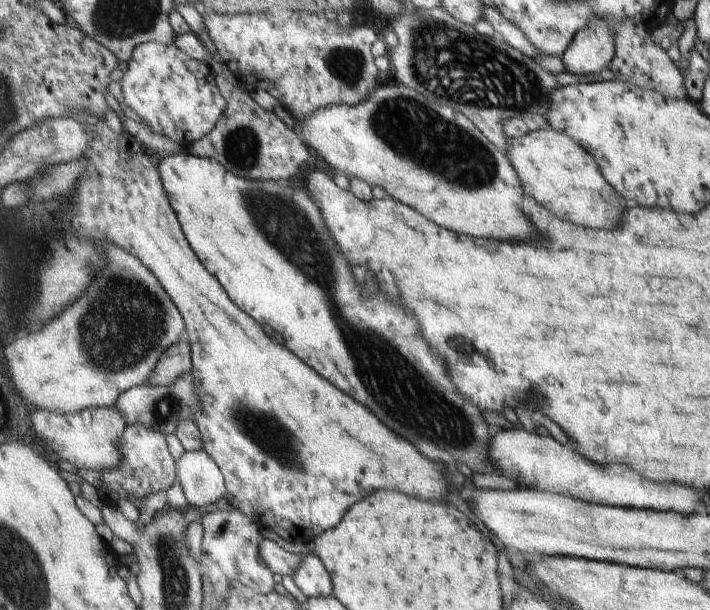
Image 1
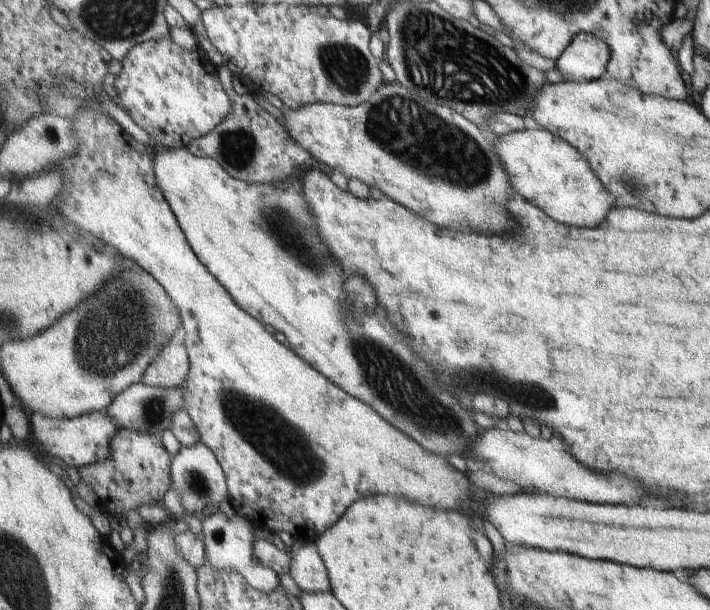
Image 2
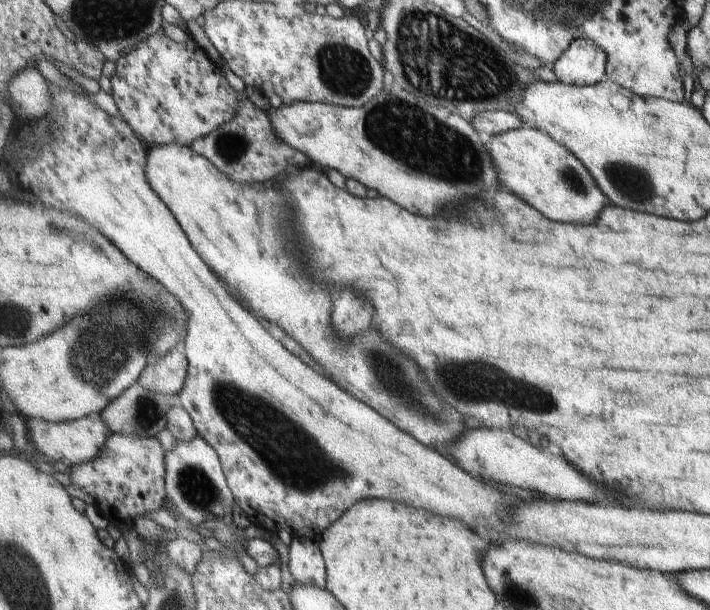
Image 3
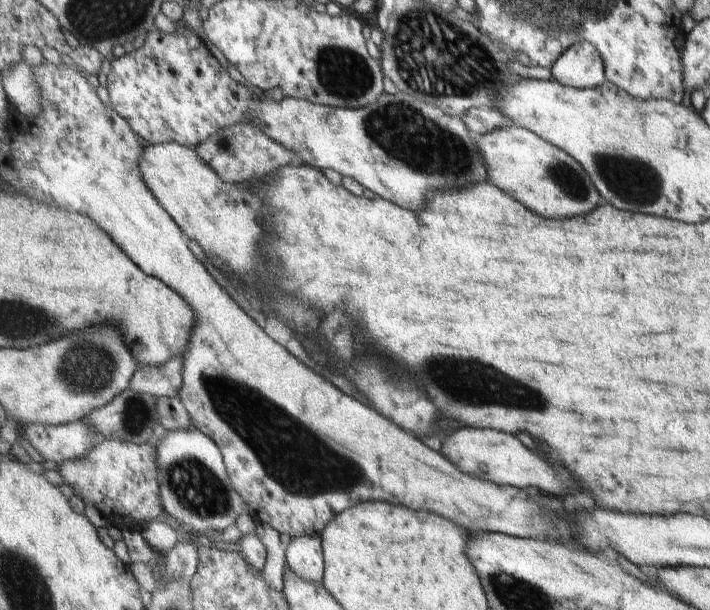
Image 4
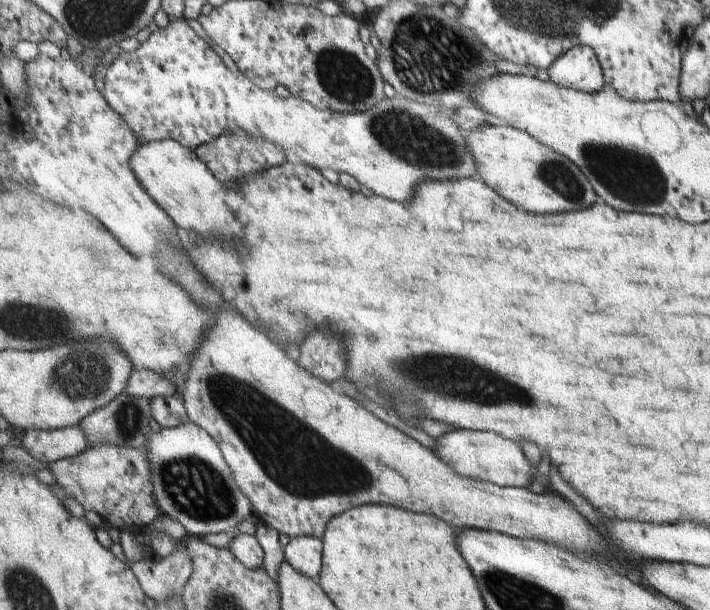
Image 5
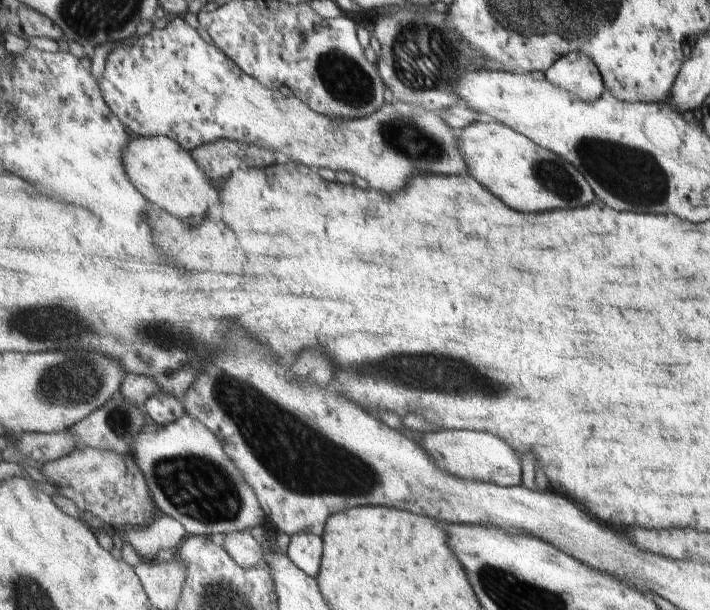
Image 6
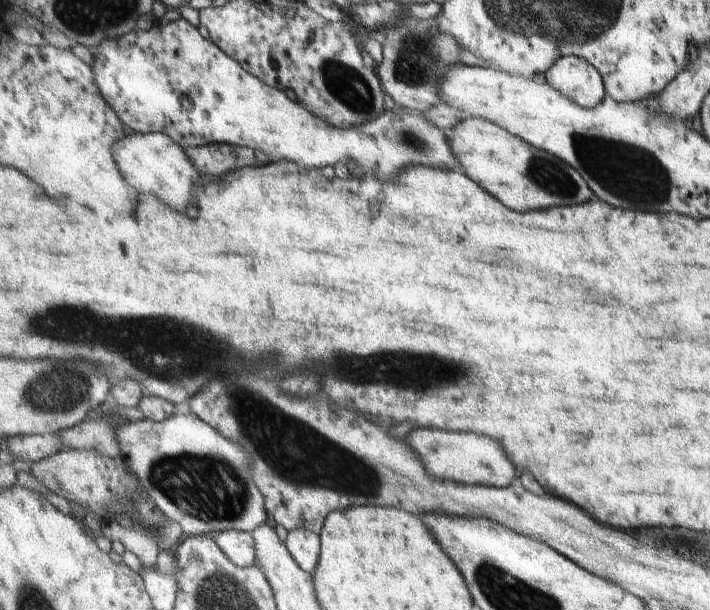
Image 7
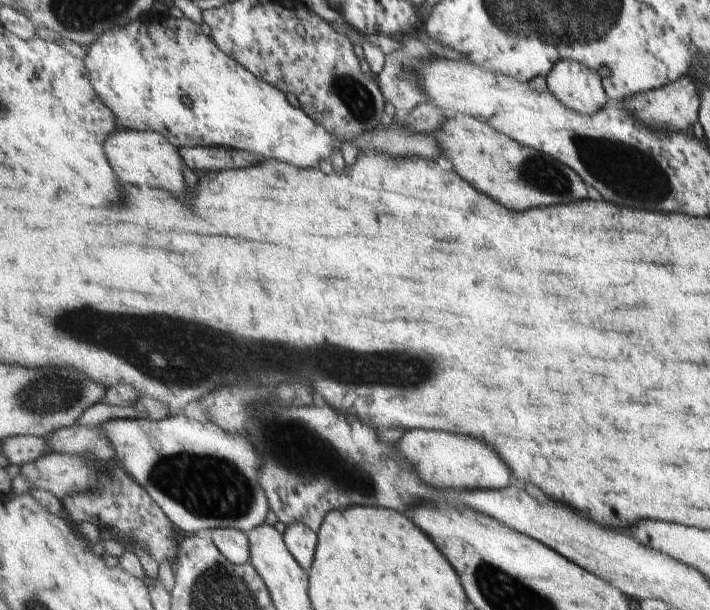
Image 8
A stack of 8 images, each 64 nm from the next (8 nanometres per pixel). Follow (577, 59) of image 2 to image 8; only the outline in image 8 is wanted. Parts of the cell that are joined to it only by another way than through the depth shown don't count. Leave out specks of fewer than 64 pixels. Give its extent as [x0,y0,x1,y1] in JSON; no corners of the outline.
[548,60,611,116]

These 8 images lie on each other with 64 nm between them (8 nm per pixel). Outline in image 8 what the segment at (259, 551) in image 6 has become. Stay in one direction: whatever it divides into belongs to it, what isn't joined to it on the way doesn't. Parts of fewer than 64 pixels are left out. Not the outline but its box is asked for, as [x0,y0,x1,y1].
[208,527,251,565]

